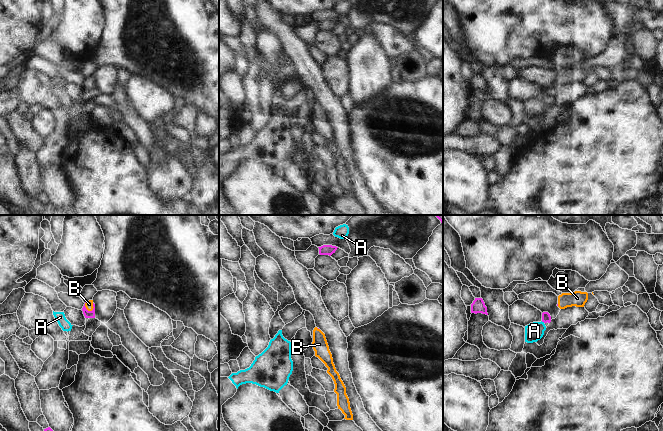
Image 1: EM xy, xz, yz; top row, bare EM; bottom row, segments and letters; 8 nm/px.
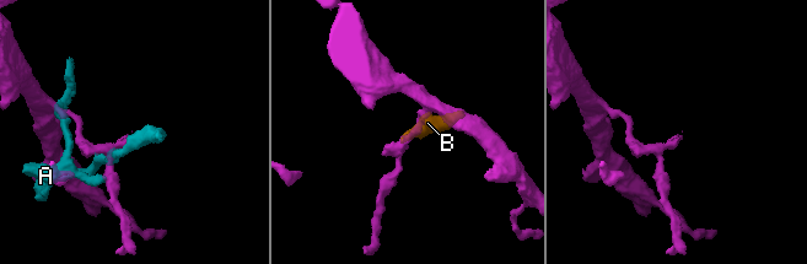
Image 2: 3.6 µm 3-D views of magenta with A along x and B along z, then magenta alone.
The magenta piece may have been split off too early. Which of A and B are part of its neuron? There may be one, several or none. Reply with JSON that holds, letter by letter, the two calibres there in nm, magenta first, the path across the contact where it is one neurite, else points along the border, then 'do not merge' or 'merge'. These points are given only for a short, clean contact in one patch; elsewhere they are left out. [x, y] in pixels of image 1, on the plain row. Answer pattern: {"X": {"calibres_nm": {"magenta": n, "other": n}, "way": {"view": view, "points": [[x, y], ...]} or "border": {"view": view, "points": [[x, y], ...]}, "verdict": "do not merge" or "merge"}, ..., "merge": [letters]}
{"A": {"calibres_nm": {"magenta": 70, "other": 150}, "verdict": "do not merge"}, "B": {"calibres_nm": {"magenta": 60, "other": 60}, "way": {"view": "xy", "points": [[88, 90], [85, 84], [89, 80]]}, "verdict": "merge"}, "merge": ["B"]}

